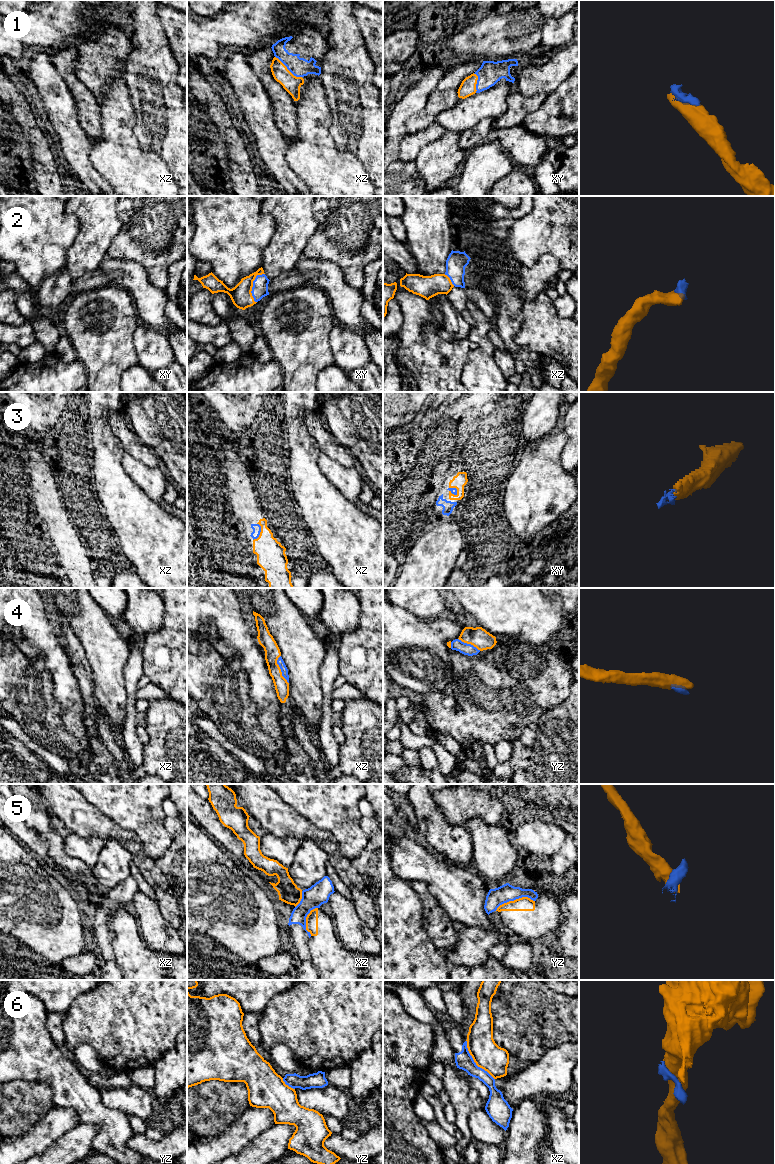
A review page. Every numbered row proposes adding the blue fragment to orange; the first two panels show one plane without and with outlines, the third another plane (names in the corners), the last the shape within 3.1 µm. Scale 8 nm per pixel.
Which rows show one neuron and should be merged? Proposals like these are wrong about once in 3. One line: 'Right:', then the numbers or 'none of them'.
Right: 1, 2, 3, 4

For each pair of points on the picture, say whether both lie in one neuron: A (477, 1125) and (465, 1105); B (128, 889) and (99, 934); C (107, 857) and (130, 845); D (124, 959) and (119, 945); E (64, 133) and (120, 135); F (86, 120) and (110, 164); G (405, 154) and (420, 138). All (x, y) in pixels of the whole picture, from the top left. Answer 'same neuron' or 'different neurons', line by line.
A: different neurons
B: same neuron
C: different neurons
D: same neuron
E: different neurons
F: different neurons
G: same neuron

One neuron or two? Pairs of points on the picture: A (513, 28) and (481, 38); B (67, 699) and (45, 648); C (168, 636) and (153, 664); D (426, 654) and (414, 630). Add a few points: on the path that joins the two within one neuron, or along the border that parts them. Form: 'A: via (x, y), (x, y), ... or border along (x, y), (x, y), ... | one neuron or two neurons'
A: via (505, 36), (489, 38) | one neuron
B: via (65, 686), (61, 670), (56, 661) | one neuron
C: via (168, 643), (168, 649), (160, 657) | one neuron
D: via (420, 650), (414, 644), (414, 636) | one neuron

